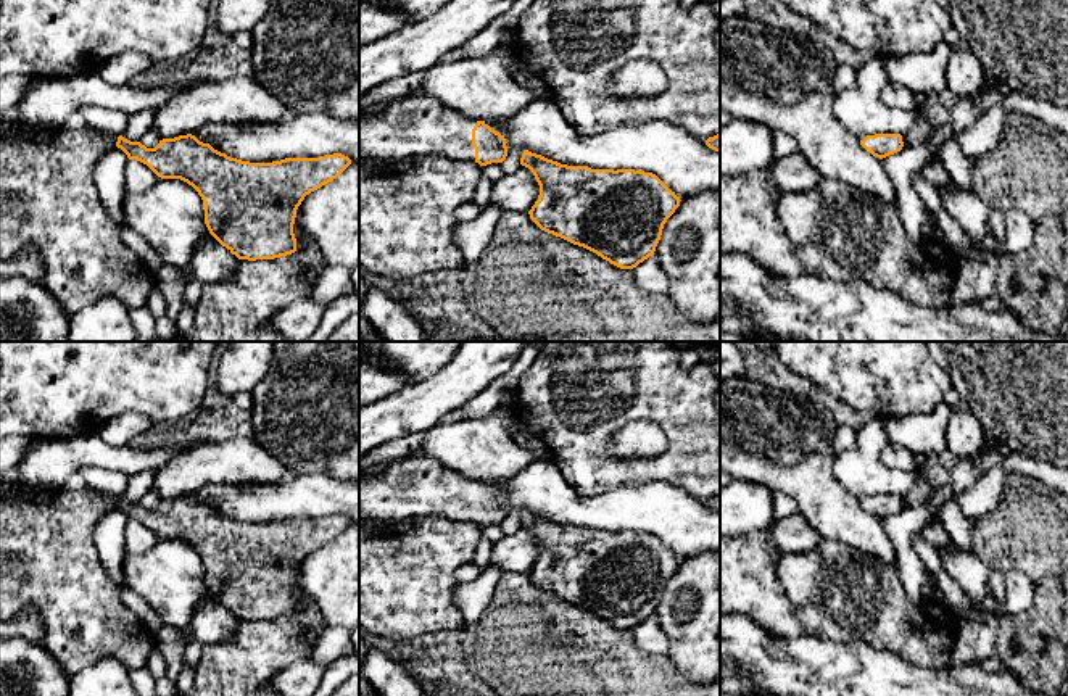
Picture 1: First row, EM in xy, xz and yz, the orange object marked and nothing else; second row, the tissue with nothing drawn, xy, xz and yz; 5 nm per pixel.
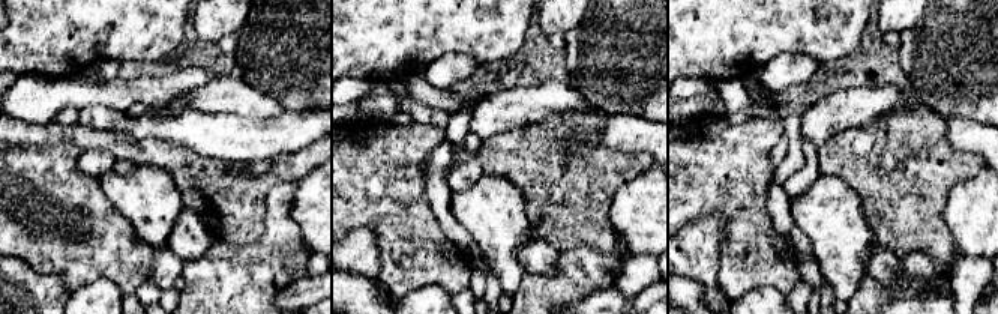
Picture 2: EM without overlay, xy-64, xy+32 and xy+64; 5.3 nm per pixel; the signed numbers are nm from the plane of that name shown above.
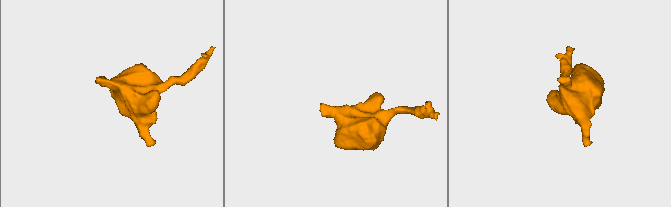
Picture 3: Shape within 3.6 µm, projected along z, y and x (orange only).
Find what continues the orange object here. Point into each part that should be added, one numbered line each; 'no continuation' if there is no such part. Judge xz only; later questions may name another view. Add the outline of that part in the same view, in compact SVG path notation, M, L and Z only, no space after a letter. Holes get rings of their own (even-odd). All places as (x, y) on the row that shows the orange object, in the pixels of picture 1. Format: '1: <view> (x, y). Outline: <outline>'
1: xz (416, 124). Outline: M420 92L390 102L379 114L359 118L359 155L374 160L404 160L441 155L475 161L474 119Z

